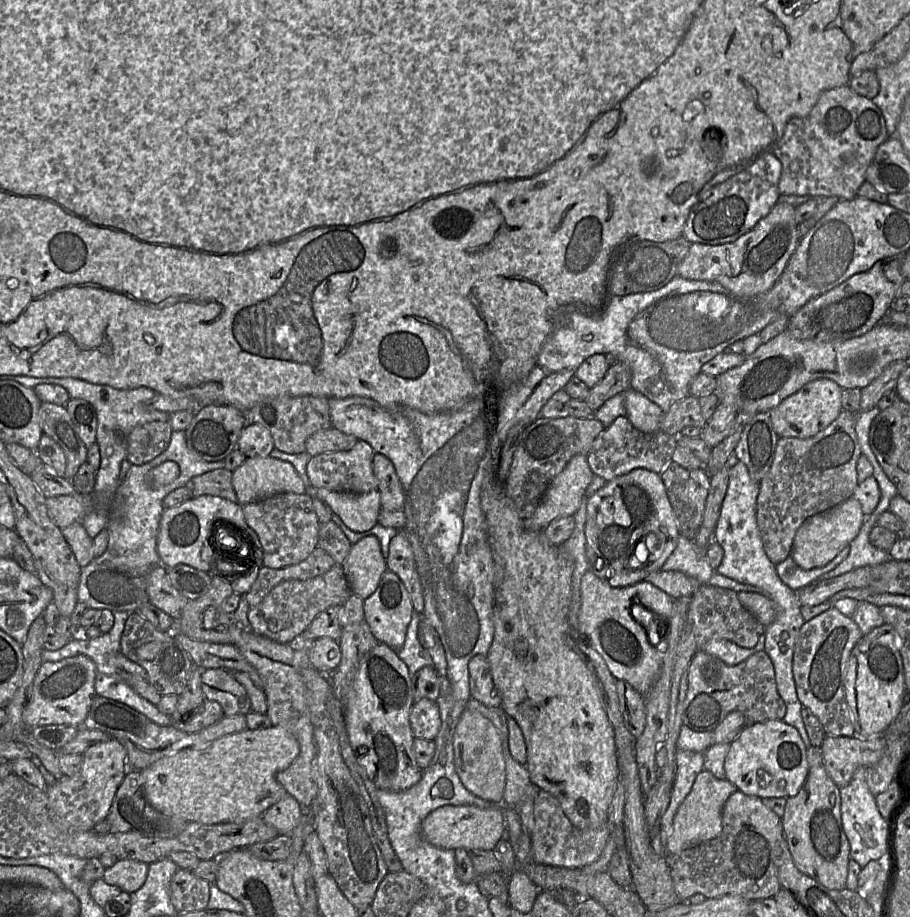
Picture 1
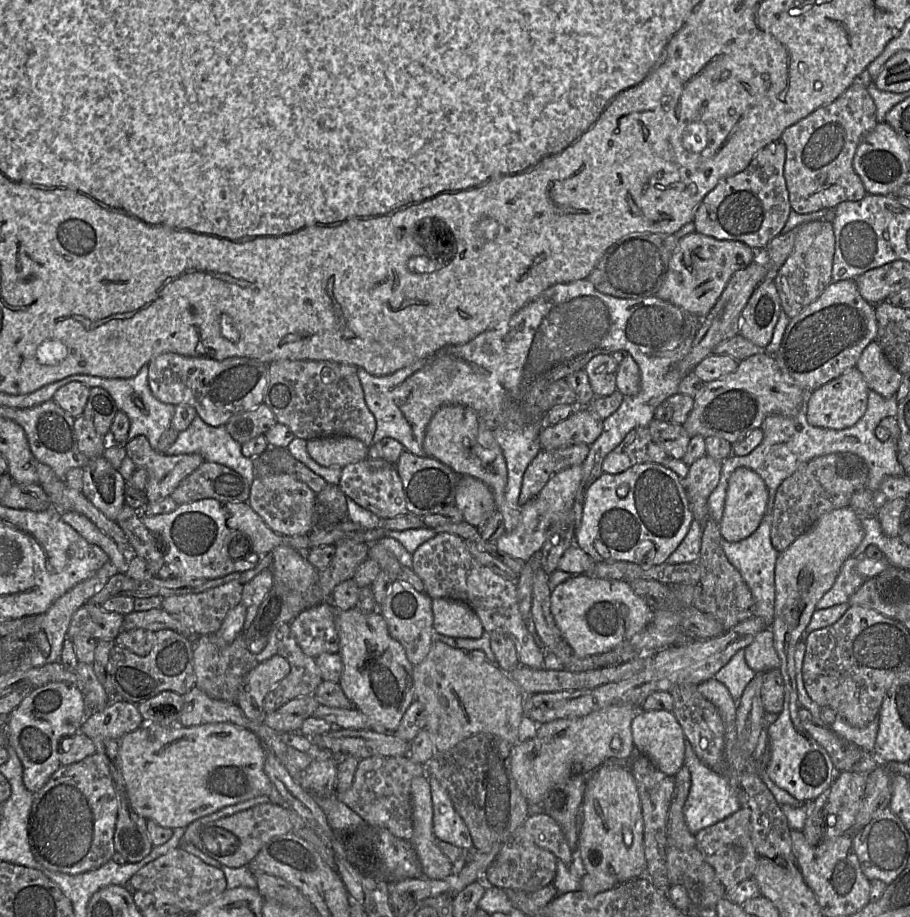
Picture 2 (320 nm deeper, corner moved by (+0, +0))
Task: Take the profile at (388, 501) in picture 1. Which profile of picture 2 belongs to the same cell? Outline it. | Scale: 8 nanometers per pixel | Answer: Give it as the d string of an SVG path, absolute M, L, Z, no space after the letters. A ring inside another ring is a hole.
M404 451L395 464L403 484L408 513L423 517L440 514L447 508L455 506L455 496L460 475L435 458L420 457Z

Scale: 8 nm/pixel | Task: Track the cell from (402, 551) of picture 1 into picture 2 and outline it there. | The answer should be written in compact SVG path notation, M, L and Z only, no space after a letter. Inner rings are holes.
M448 533L436 534L414 551L412 569L423 582L425 593L432 599L445 597L465 602L479 617L484 631L491 633L494 630L502 629L512 638L520 664L532 669L543 668L546 650L540 645L536 634L530 633L530 620L528 622L524 620L520 613L516 584L480 564L469 552L465 540Z

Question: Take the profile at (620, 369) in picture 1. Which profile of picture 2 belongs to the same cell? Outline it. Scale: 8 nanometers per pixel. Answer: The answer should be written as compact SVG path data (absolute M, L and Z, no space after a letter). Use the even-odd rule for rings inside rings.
M577 407L564 421L543 426L539 433L541 449L555 450L572 445L592 445L603 430L603 421L585 407Z

